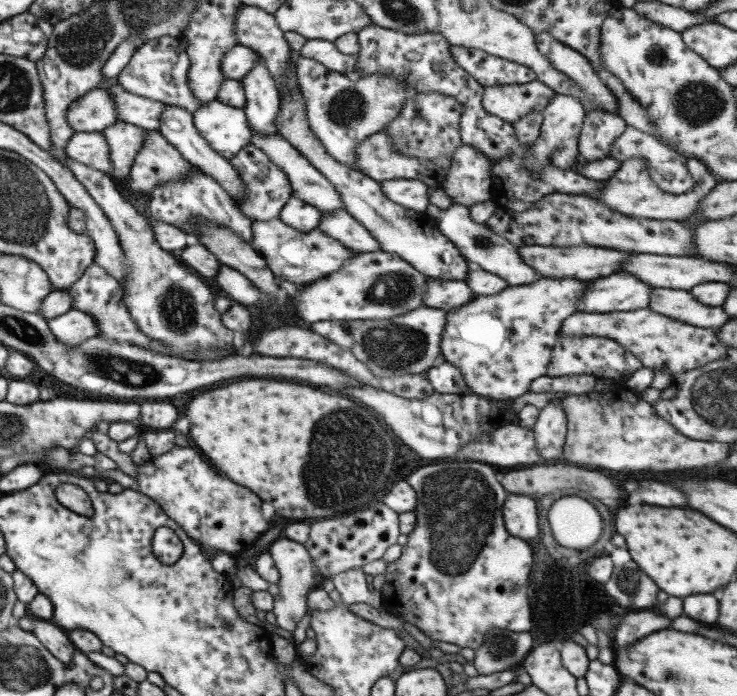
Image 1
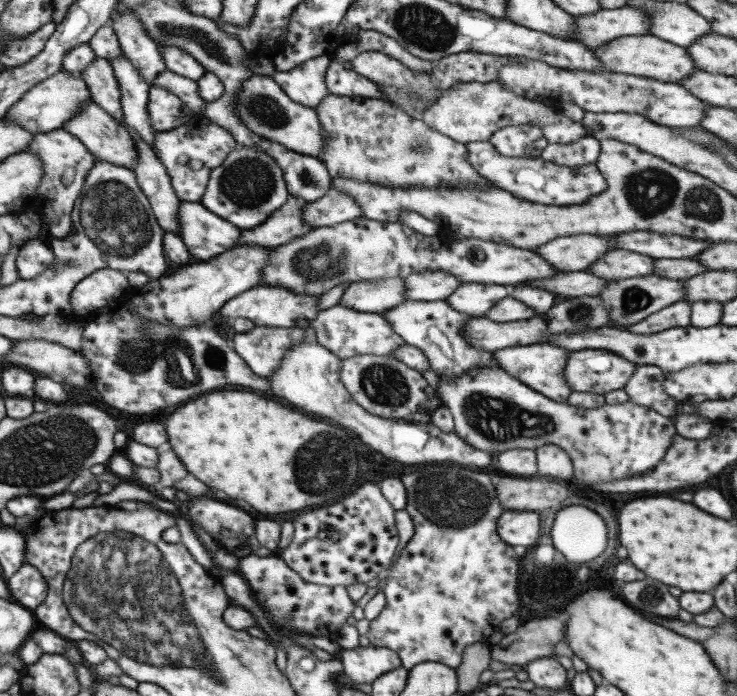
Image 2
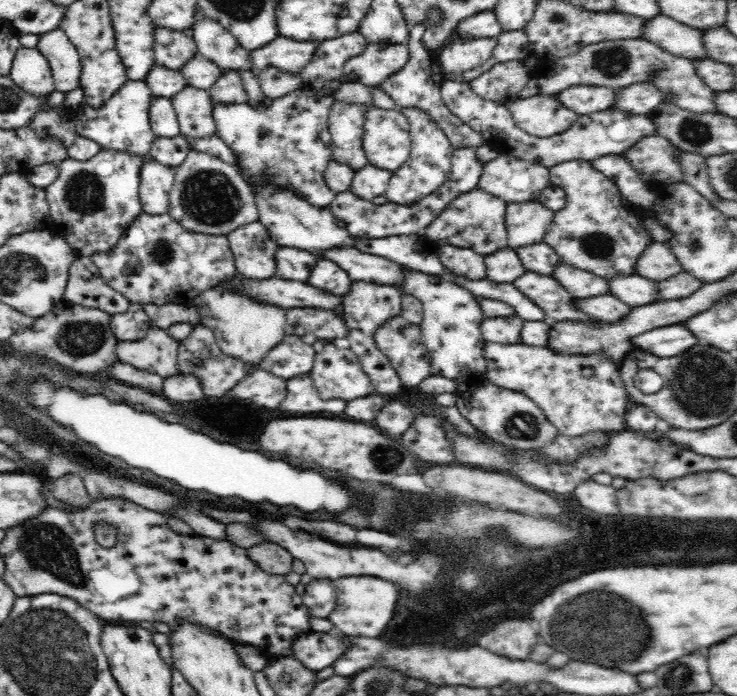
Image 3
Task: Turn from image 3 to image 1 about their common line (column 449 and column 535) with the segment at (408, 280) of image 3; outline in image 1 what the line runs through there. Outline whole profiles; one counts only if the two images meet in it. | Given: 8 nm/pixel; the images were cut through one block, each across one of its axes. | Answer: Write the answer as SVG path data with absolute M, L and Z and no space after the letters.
M538 278L526 286L508 286L500 294L475 296L464 306L447 311L440 360L456 365L468 388L478 396L500 401L518 398L530 391L534 379L546 375L562 322L576 312L576 306L584 298L584 290L586 284L574 278Z

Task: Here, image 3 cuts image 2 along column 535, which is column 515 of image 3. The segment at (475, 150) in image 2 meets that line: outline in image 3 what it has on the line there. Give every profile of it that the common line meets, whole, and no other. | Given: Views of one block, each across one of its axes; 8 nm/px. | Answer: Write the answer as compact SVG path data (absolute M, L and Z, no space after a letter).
M500 152L498 158L494 158L483 166L483 173L477 187L504 200L507 204L535 201L541 194L541 190L551 185L547 167L515 158L507 152Z

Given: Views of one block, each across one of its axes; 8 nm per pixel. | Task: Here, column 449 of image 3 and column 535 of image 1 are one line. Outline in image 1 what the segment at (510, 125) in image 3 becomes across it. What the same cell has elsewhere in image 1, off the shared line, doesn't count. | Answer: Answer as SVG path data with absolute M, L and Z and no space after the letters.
M538 79L521 85L489 86L484 89L482 104L486 112L513 123L532 109L543 112L555 93Z

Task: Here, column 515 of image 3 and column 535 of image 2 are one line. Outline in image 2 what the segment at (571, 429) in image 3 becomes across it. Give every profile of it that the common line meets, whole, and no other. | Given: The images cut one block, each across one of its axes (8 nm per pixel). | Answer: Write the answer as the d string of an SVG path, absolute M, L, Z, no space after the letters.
M536 343L503 348L494 351L493 354L498 359L500 368L504 369L510 376L517 378L526 386L546 395L550 399L554 399L556 402L566 403L570 393L572 393L564 378L568 352L570 351L564 350L562 347L558 348L558 345L552 345L552 343Z

